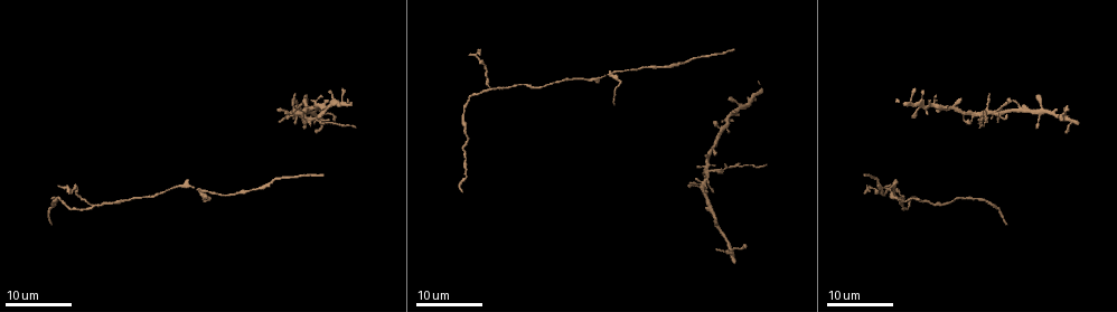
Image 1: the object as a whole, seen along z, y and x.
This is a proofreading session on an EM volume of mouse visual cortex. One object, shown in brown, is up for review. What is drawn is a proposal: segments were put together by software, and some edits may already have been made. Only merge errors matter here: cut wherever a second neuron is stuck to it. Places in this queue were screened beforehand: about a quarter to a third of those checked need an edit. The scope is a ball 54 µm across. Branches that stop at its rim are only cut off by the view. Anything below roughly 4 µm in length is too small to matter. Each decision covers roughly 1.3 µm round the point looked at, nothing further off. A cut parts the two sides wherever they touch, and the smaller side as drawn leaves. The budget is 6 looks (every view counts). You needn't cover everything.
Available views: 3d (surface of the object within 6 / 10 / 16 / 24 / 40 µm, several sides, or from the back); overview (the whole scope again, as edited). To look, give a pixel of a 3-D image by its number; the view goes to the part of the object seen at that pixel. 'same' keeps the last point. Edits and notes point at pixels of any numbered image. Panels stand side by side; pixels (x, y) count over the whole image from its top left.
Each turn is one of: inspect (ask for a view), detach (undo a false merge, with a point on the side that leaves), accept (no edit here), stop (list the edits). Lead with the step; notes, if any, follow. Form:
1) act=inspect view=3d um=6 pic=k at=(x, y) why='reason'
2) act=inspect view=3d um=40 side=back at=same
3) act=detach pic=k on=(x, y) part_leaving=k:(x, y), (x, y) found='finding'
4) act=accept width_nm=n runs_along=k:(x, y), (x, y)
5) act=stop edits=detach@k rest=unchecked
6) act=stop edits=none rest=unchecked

act=inspect view=3d um=24 pic=1 at=(92, 207) why='side arm on a straight run'

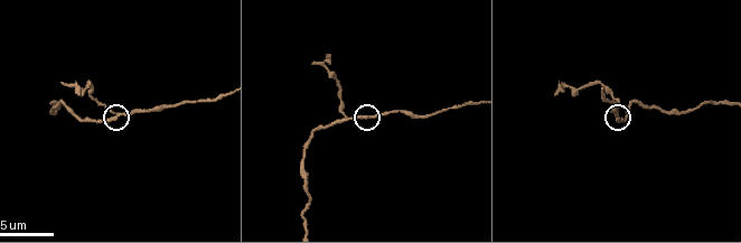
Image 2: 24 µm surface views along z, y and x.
act=inspect view=3d um=6 pic=2 at=(114, 117) why='closer look'

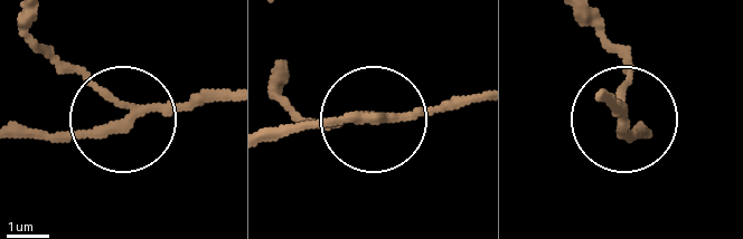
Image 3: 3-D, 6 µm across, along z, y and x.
act=detach pic=3 on=(63, 63) part_leaving=3:(115, 102), (44, 49), (33, 17) found='a second neuron is stuck on'

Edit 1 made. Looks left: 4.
act=inspect view=overview why='redraw'

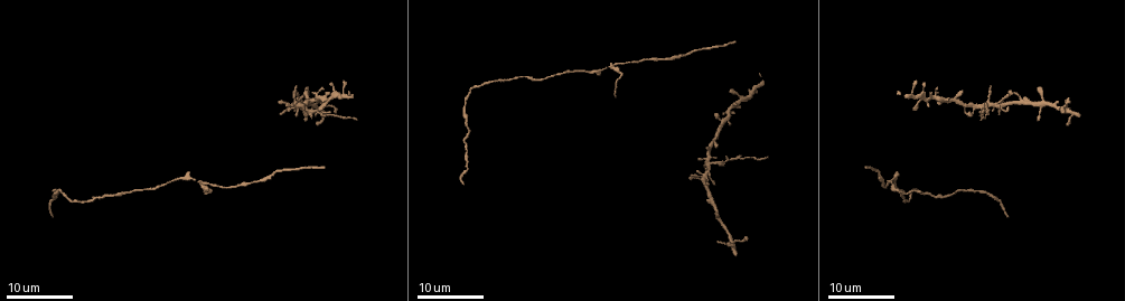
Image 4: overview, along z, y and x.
act=inspect view=3d um=24 pic=4 at=(890, 180) why='three arms meet'

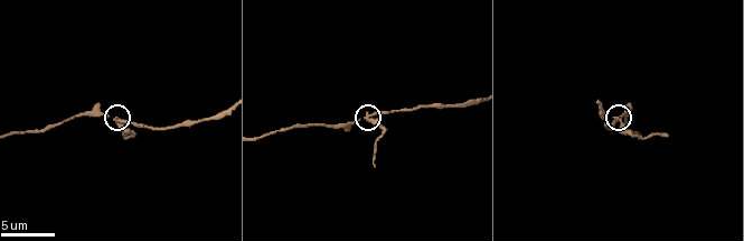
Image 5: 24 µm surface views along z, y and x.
act=inspect view=3d um=6 pic=5 at=(619, 120) why='zoom in'

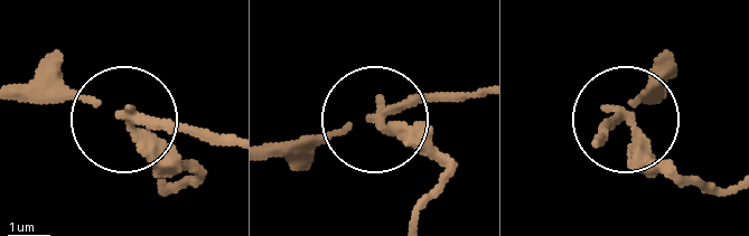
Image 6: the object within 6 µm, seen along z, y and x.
act=detach pic=6 on=(169, 156) width_nm=190 part_leaving=6:(624, 115), (673, 169), (727, 190) found='a second neuron is stuck on'

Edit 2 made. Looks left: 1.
act=stop edits=detach@3,detach@6 rest=unchecked

